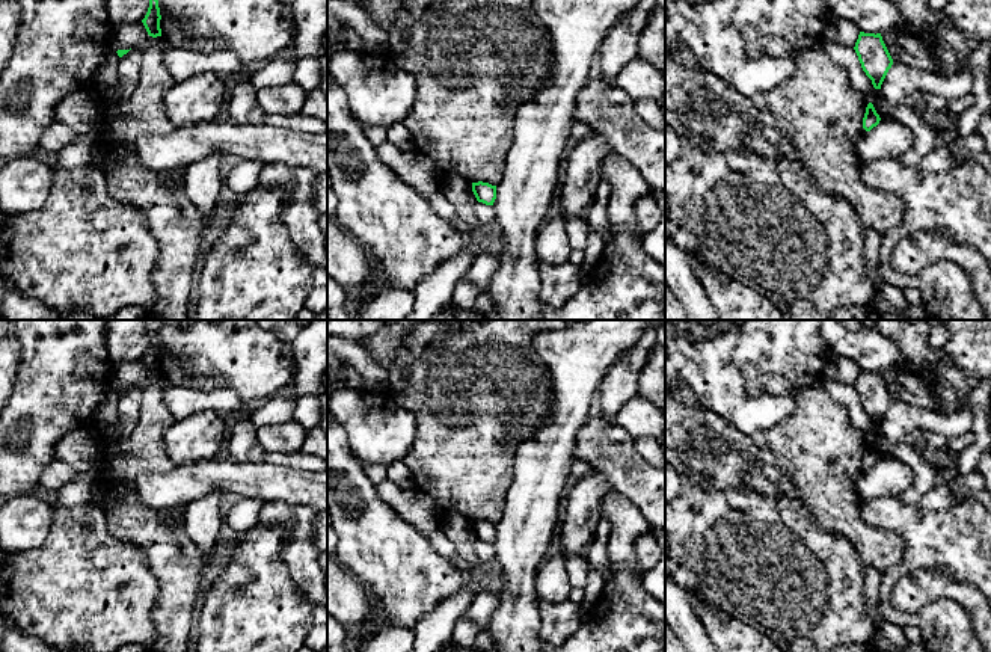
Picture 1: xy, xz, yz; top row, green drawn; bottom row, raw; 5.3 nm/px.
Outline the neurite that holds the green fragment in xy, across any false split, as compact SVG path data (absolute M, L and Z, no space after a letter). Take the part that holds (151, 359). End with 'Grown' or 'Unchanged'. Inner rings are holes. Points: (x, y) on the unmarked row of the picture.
M145 320L145 326L149 335L149 346L142 361L148 373L152 376L157 376L157 374L161 374L161 367L160 367L161 353L160 353L160 346L158 346L158 338L157 338L157 332L158 332L158 328L161 326L161 321Z. Unchanged

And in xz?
M472 521L472 530L478 540L483 540L486 543L493 543L496 537L496 524L492 524L489 521Z. Unchanged

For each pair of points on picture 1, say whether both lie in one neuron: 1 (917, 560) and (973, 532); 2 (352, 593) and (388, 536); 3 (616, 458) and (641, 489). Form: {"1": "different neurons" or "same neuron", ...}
{"1": "same neuron", "2": "different neurons", "3": "same neuron"}

